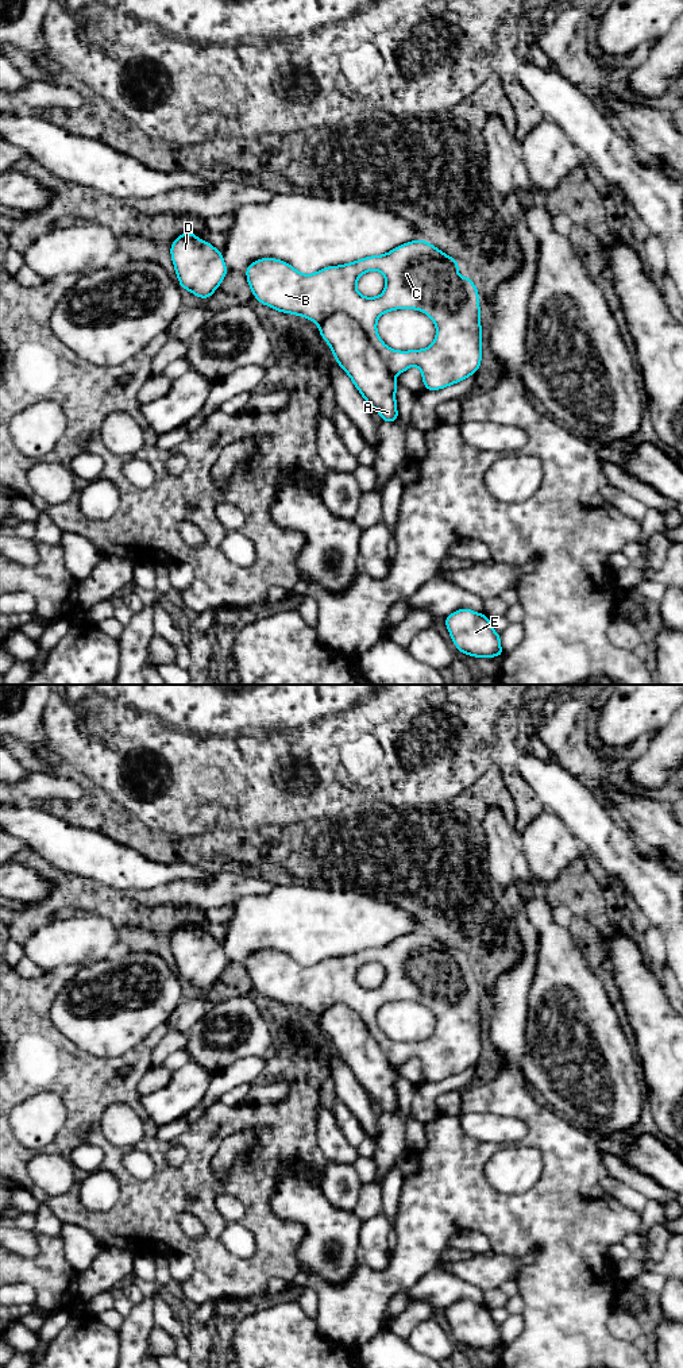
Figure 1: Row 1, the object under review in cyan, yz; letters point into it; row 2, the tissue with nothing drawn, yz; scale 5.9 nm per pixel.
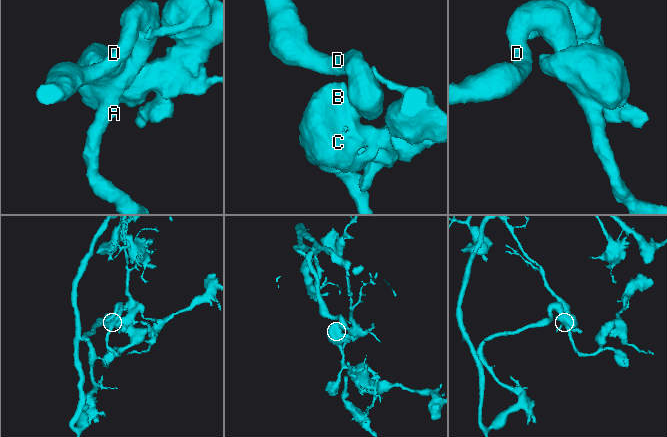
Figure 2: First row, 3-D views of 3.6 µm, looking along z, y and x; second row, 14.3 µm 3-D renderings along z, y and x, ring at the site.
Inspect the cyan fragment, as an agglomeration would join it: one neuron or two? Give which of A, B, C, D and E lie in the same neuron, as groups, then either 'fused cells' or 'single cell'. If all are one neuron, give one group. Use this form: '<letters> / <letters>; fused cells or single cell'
A B C D E; single cell

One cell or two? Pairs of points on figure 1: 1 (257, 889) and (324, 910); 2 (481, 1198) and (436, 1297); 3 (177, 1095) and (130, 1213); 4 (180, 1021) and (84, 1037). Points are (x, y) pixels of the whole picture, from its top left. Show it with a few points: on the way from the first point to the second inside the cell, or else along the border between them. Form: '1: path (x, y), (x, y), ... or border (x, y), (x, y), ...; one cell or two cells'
1: border (276, 886), (266, 893), (246, 894), (236, 901); two cells
2: border (436, 1264), (412, 1286); two cells
3: border (141, 1099), (145, 1112), (158, 1126); two cells
4: path (168, 1004), (120, 1012), (112, 1018); one cell

